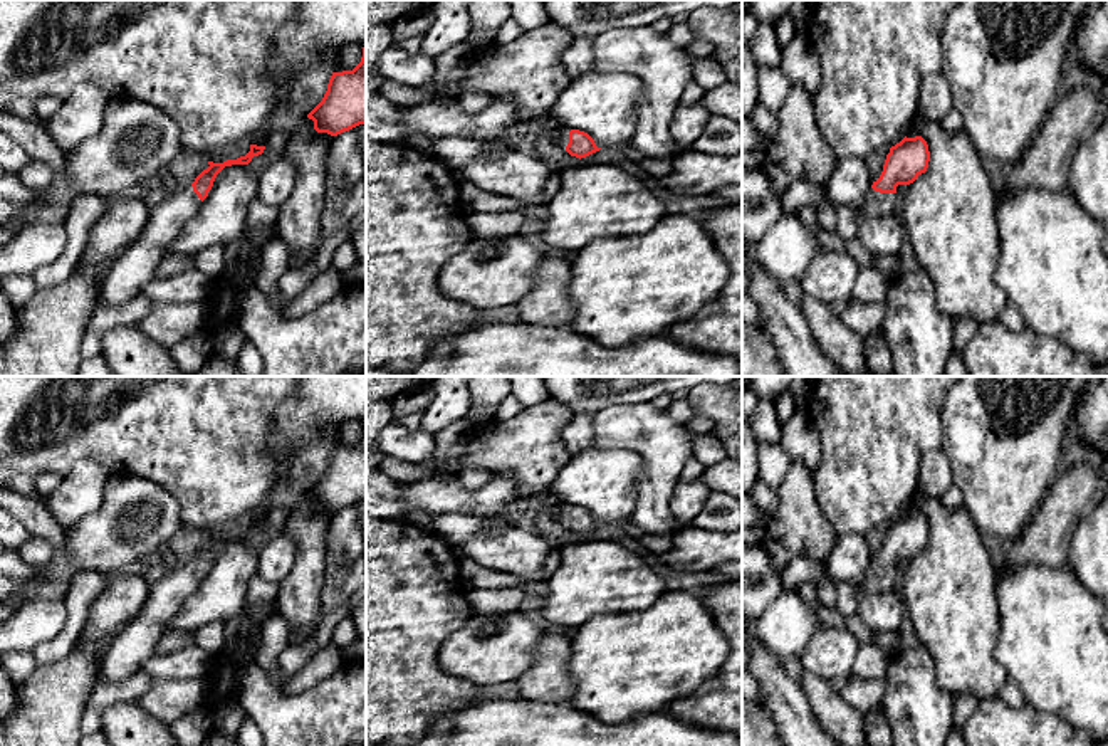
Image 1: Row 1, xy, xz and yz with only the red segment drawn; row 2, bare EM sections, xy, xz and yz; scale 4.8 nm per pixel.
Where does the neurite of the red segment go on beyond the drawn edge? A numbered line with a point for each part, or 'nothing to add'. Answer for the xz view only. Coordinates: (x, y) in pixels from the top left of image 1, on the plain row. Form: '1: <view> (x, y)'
1: xz (561, 511)

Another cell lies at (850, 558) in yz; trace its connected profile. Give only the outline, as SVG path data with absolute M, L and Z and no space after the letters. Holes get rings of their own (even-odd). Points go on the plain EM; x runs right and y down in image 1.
M838 534L826 558L826 575L834 583L849 581L856 595L856 615L875 633L898 630L907 610L903 596L893 591L866 591L865 575L871 566L865 536Z

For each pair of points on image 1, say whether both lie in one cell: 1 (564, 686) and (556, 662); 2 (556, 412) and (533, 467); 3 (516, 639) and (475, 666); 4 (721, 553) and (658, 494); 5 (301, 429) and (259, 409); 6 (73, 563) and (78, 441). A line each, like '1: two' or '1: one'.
1: one
2: one
3: one
4: two
5: two
6: two

